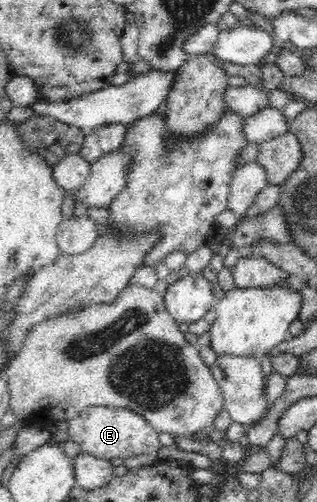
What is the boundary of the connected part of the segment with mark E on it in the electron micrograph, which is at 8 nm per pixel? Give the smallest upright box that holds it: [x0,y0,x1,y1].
[68,406,160,461]

